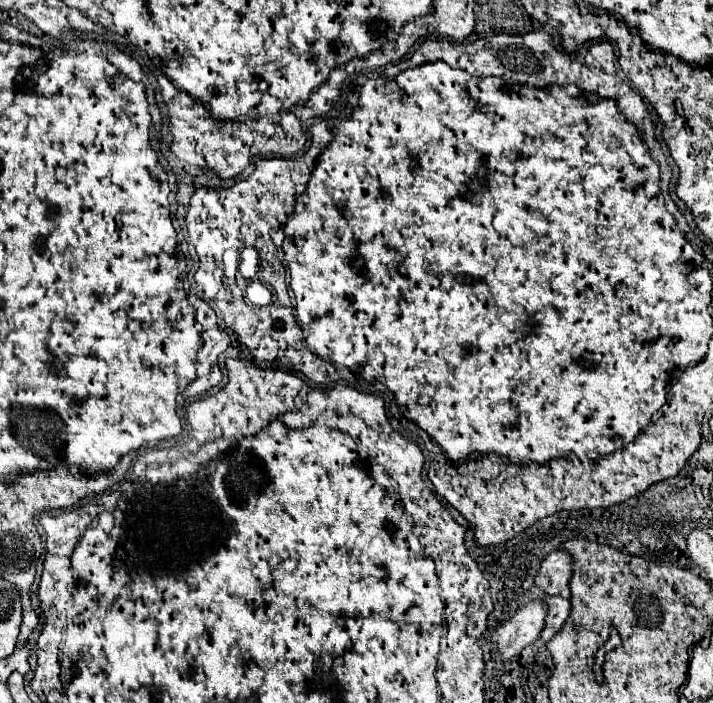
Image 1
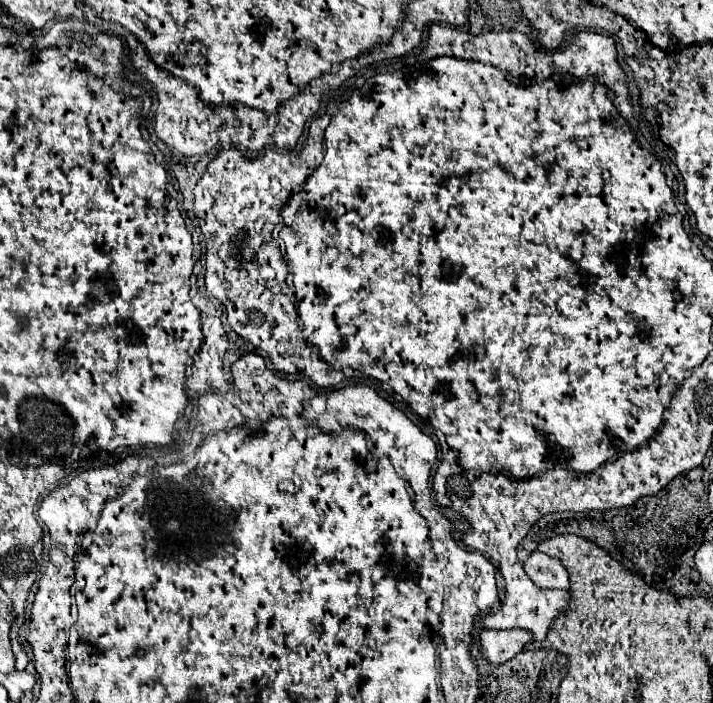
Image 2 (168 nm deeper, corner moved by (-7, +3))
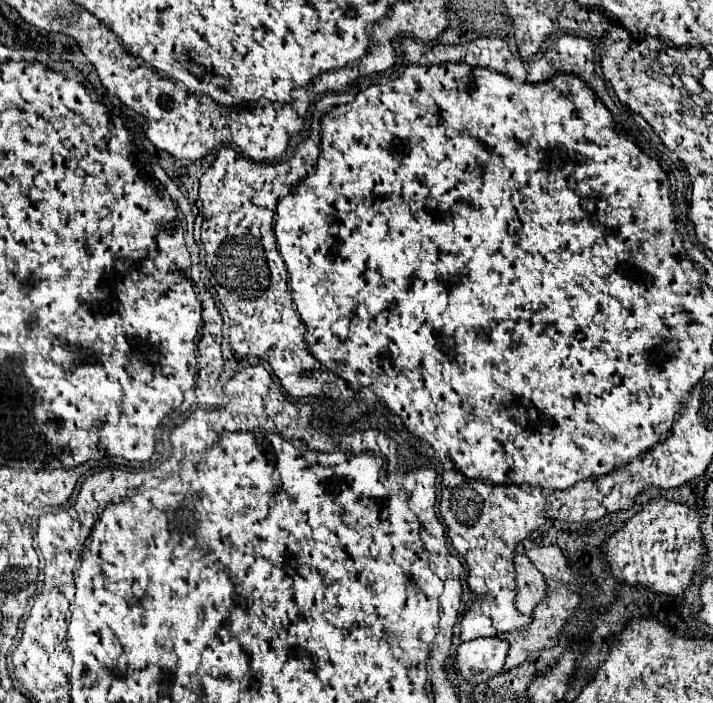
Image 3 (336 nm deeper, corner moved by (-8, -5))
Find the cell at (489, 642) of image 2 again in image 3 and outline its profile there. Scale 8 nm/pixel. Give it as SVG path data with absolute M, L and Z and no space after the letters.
M478 638L458 646L456 672L468 682L480 684L500 674L508 652L508 642L500 638Z

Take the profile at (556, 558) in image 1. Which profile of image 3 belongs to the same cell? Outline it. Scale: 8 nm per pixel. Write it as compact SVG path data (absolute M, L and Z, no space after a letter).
M514 554L514 568L516 568L516 602L514 602L514 606L518 606L518 612L522 612L522 614L532 614L534 606L546 596L544 576L522 554Z

